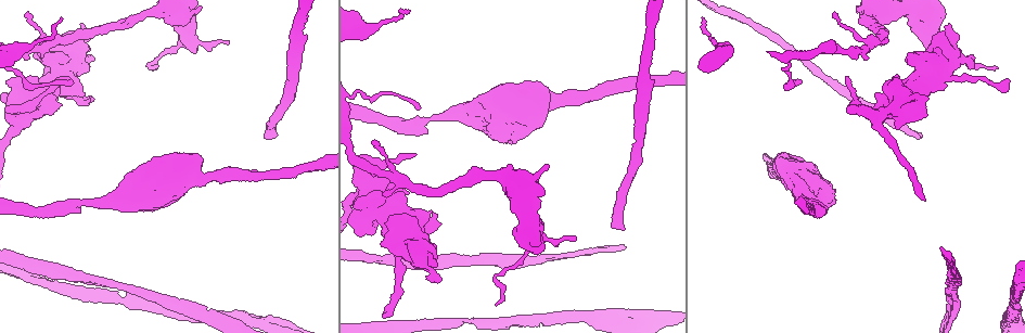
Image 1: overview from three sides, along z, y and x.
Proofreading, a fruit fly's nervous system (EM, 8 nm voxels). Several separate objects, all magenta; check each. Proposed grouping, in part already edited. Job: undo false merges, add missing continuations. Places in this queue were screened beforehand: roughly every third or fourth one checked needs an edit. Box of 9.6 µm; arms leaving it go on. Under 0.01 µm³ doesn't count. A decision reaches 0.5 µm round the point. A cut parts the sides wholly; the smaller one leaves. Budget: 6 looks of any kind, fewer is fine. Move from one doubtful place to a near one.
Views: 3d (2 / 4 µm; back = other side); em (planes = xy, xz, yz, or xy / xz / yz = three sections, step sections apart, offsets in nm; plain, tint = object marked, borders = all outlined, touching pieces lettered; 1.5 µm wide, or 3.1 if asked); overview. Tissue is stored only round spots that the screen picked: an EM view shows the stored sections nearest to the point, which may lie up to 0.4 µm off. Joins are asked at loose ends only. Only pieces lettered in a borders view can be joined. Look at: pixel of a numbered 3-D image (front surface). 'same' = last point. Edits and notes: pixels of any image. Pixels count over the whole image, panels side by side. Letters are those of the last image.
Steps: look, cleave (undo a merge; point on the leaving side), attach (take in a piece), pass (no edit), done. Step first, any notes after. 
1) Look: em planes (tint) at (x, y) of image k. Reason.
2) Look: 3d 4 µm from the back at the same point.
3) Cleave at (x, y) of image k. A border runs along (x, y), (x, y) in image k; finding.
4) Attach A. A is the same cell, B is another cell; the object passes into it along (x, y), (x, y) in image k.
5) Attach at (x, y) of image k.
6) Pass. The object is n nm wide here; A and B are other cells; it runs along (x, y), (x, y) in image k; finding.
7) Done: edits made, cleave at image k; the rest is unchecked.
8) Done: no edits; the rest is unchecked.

Look: em planes (borders) at (398, 179) of image 1. Branch point.

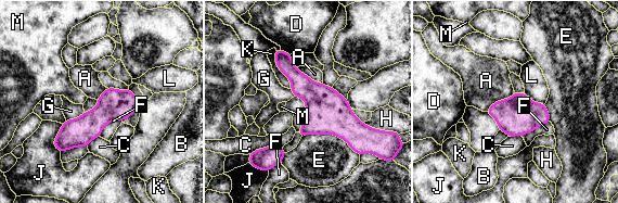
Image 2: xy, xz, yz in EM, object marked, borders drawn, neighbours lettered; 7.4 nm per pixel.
Pass. A, B, C, D, E, F, G, H, J, K, L and M are other cells; it runs along (278, 52), (345, 125), (368, 129) in image 2; all the same neuron.

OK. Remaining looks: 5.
Look: em planes (borders) at (383, 316) of image 1.

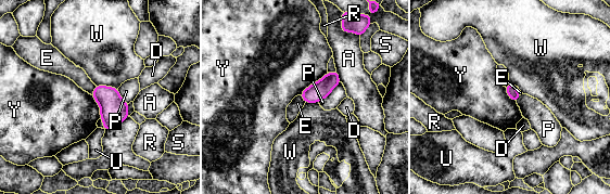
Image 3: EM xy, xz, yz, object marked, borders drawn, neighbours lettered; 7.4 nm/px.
Pass. The object is 80 nm wide here; A, D, E, P, R, S, U, W and Y are other cells; a border runs along (96, 86), (91, 94) in image 3; none of them fits.

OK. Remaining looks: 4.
Look: em planes (borders) at (1015, 325) of image 1. Calibre changes.

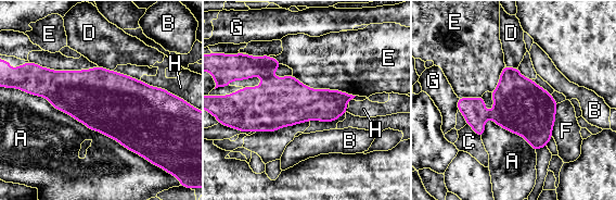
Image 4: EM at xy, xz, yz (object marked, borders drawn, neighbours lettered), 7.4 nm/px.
Pass. The object is 400 nm wide here; A, B, C, D, E, F, G and H are other cells; a border runs along (16, 87), (43, 96), (143, 158) in image 4; one neuron here.

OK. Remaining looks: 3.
Done: no edits; the rest is unchecked.

